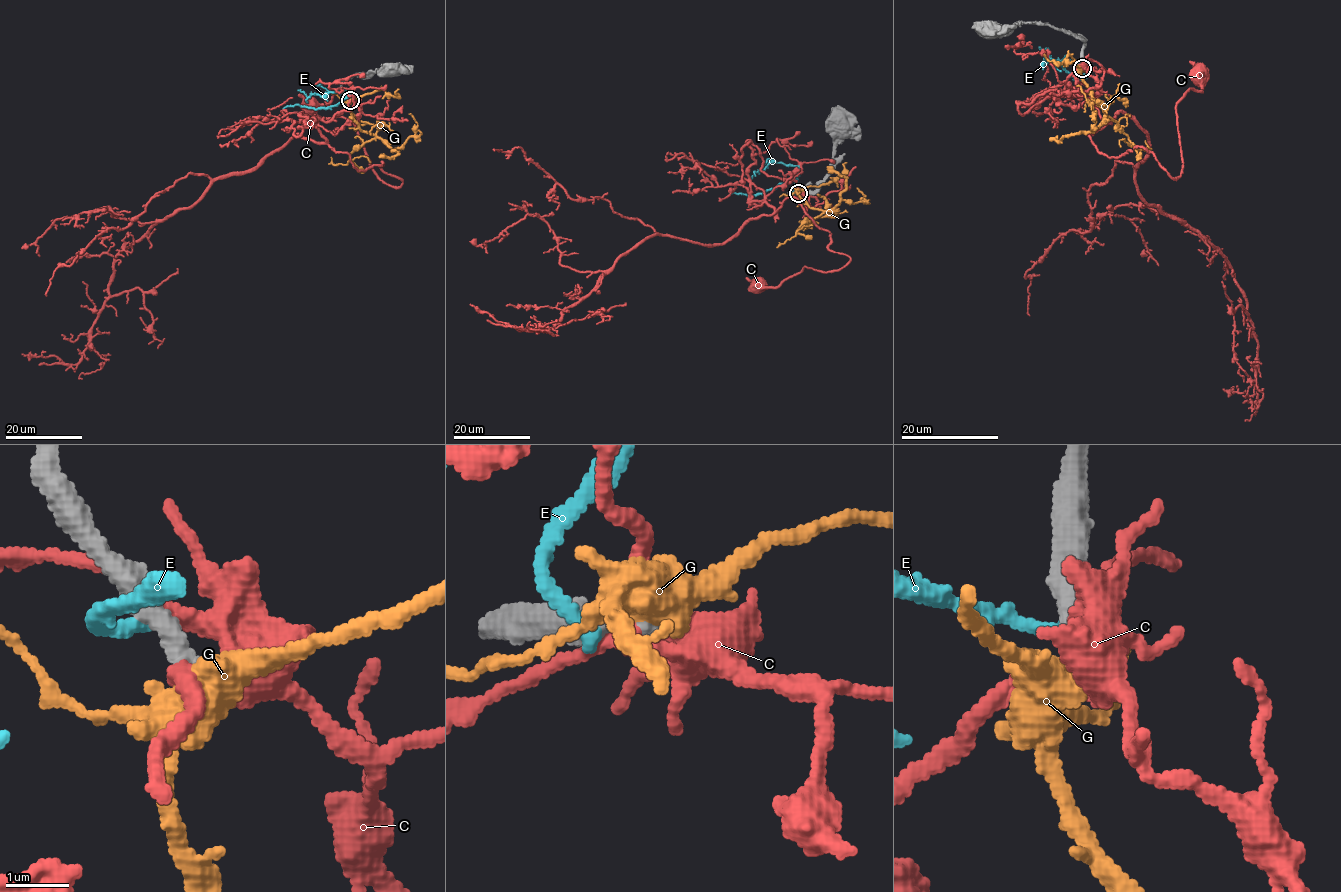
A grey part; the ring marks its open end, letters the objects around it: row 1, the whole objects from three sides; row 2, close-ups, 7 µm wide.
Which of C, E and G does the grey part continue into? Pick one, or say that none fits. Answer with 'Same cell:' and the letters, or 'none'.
Same cell: none

